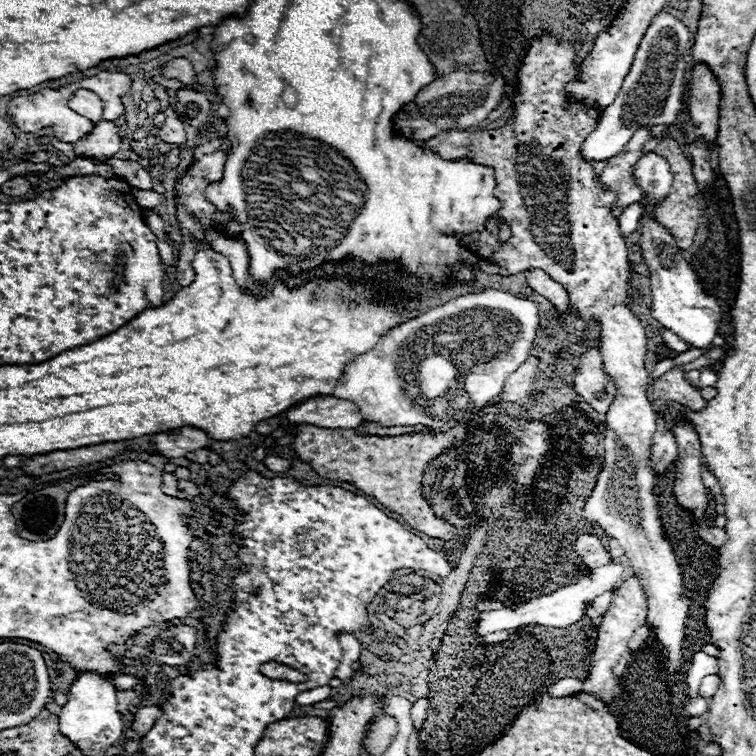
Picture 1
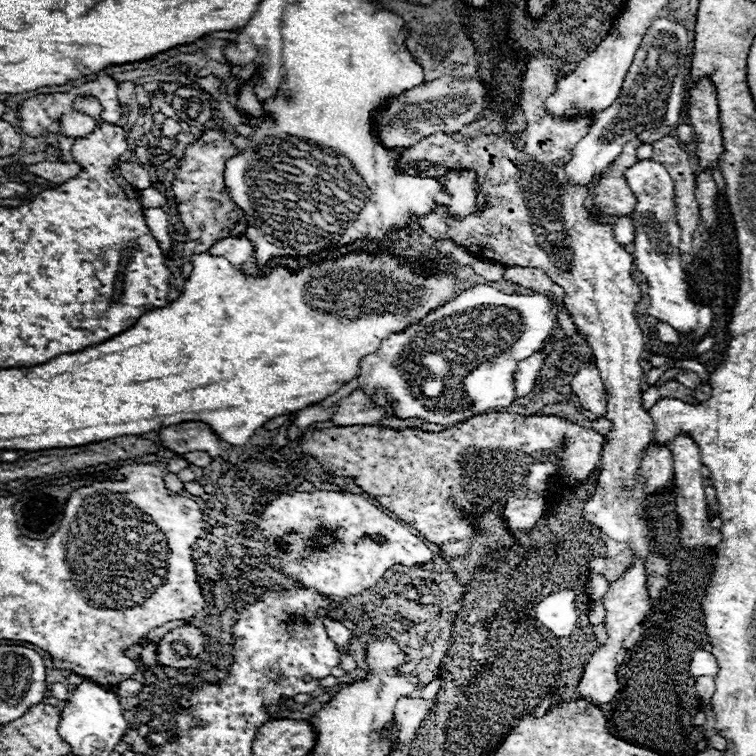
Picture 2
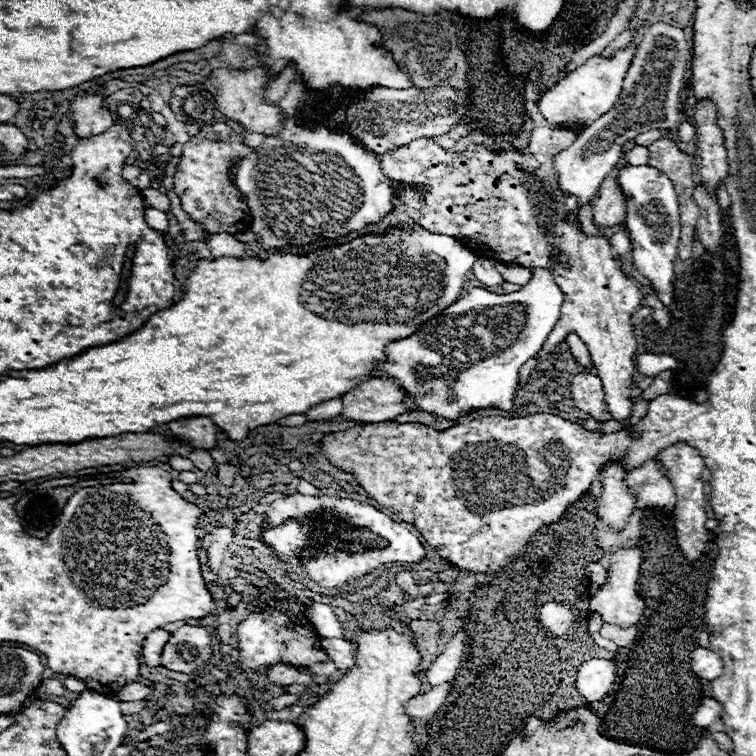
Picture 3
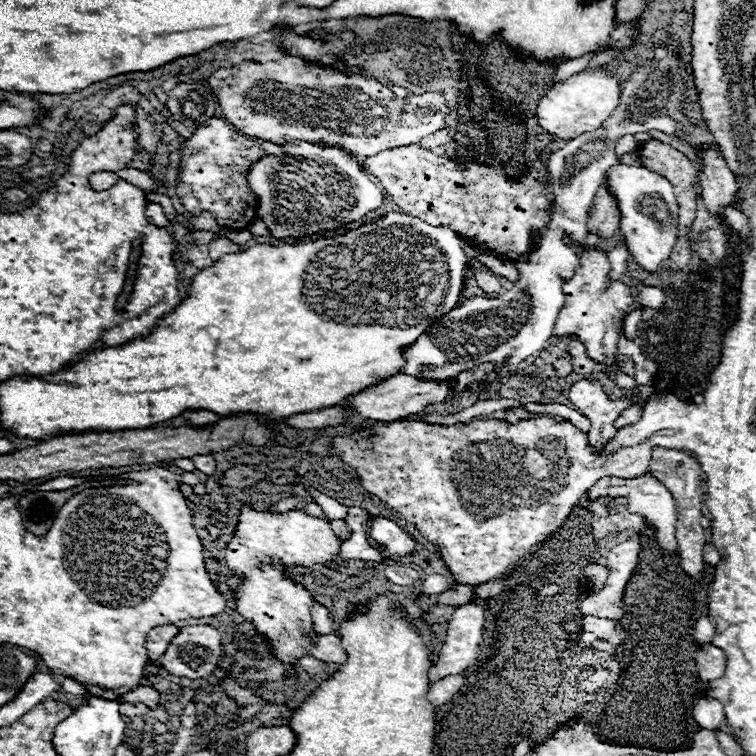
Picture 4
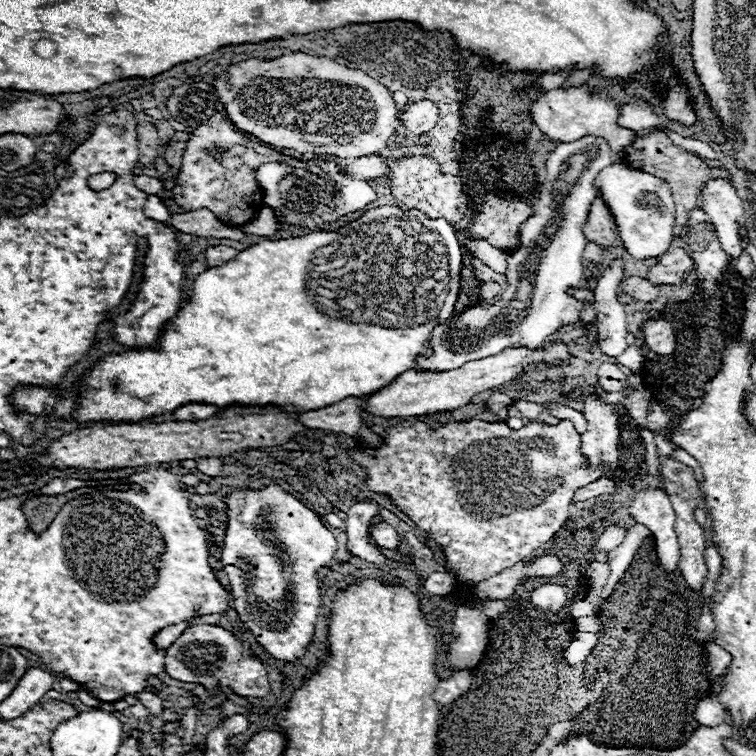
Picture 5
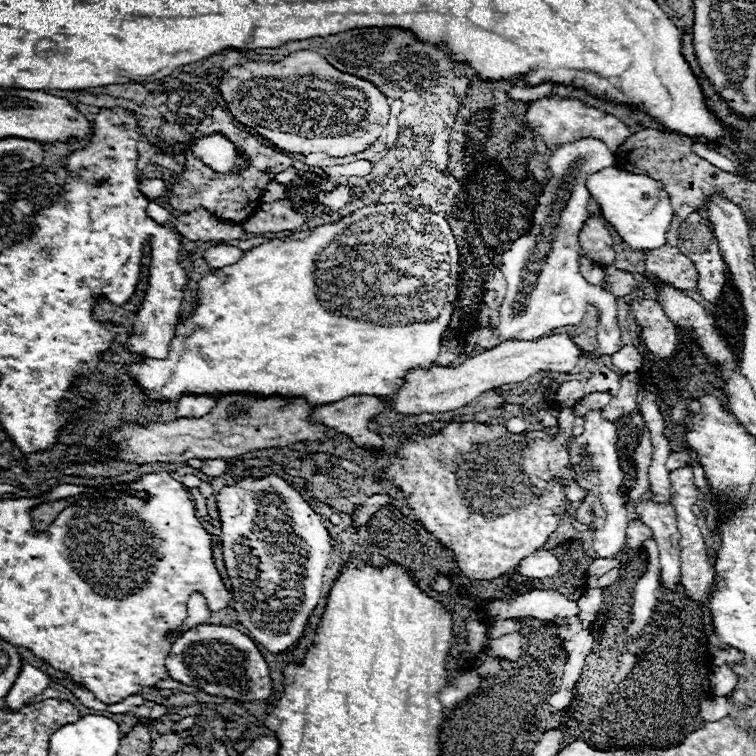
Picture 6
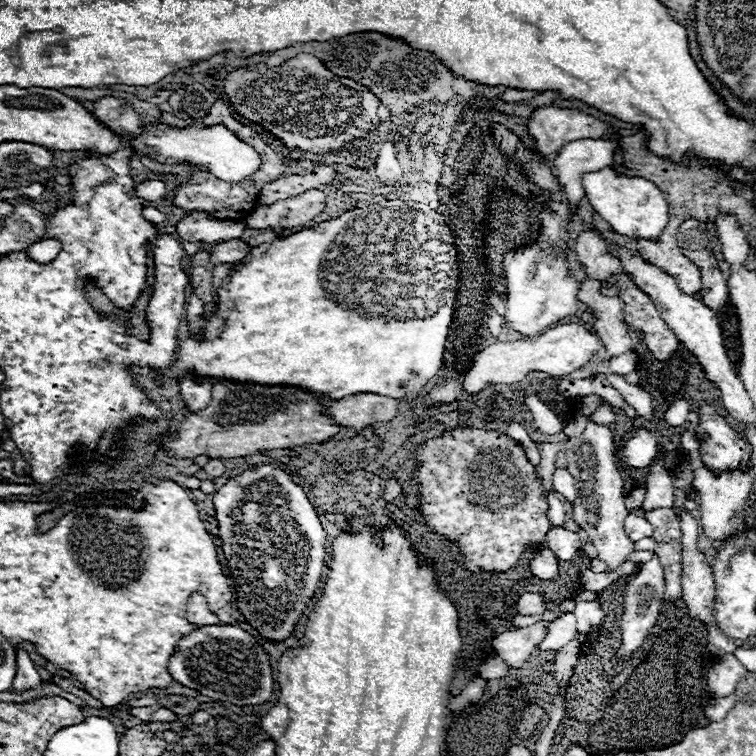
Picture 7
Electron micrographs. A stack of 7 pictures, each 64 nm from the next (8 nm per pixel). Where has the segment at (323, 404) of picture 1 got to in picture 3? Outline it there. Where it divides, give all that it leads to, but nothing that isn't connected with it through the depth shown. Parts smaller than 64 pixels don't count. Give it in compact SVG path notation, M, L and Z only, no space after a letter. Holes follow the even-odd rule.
M368 380L344 394L342 404L342 420L376 424L404 414L412 406L412 400L404 398L394 380Z

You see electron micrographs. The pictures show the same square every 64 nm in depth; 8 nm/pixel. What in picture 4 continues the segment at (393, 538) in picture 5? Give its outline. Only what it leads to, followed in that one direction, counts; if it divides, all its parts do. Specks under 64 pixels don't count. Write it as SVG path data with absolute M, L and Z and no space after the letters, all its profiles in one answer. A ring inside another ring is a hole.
M370 514L370 532L376 542L384 544L384 550L380 552L382 558L396 558L396 556L410 556L416 550L414 538L404 532L396 522Z

